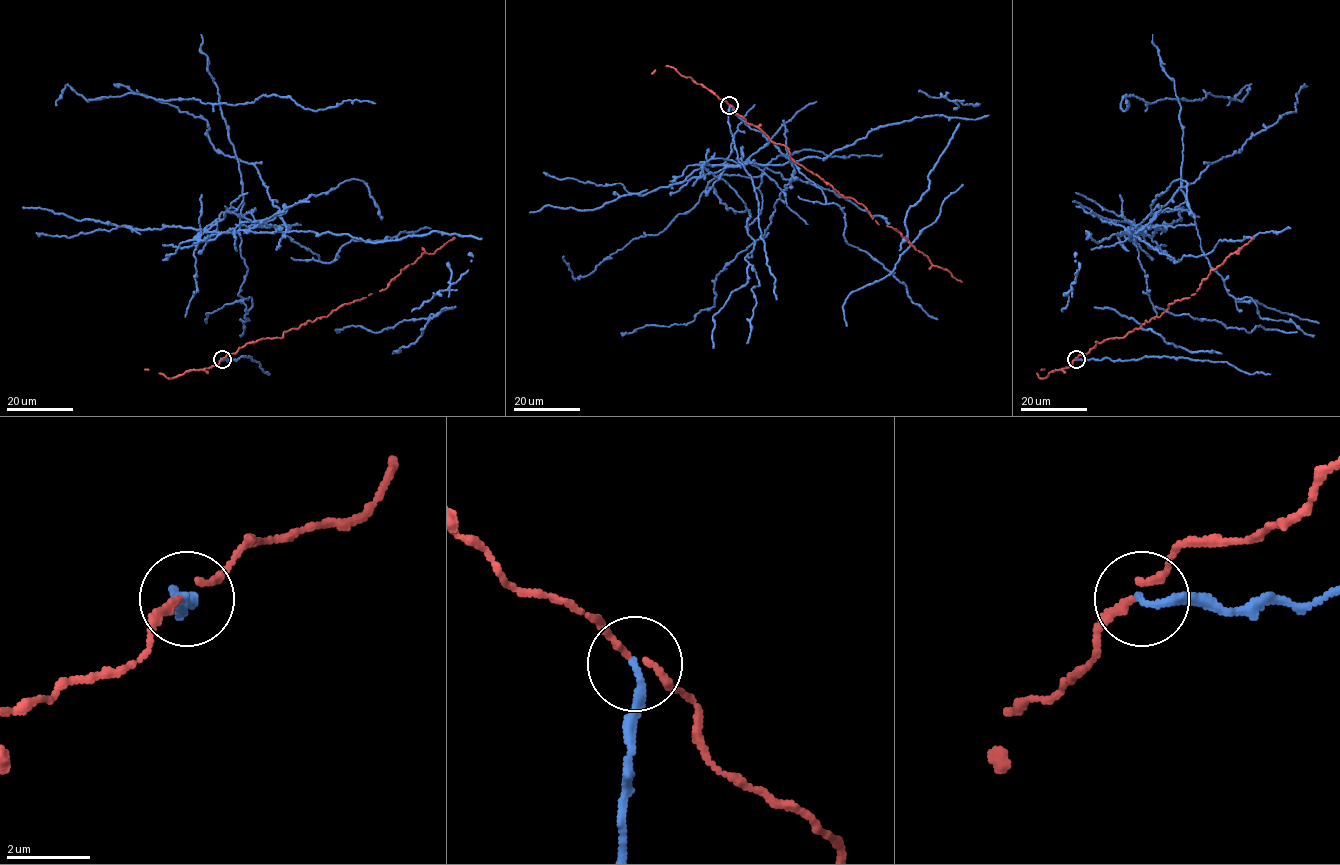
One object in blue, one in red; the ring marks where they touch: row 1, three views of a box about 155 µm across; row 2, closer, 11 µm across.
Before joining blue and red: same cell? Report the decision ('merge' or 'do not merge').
do not merge

